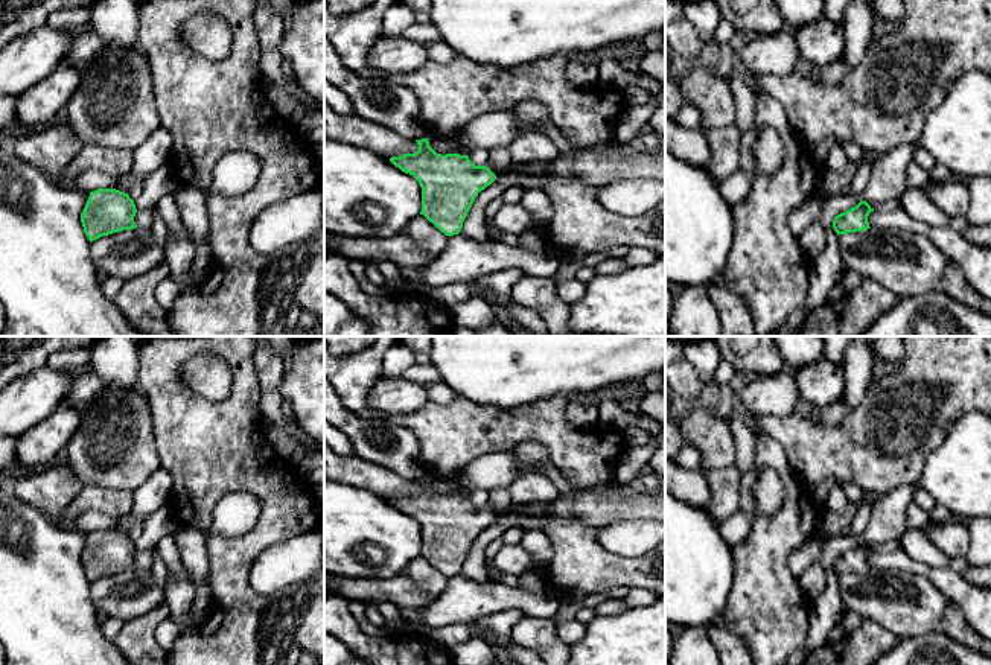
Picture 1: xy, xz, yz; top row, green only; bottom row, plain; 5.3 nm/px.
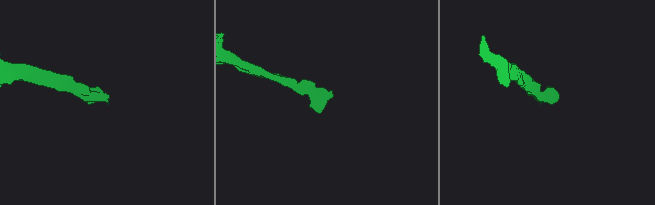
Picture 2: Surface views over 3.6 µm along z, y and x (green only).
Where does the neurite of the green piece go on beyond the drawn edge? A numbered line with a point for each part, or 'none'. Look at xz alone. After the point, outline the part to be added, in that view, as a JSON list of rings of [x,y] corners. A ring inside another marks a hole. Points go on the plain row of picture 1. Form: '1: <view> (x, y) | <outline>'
1: xz (512, 507) | [[[511,504],[510,507],[507,507],[504,510],[496,510],[496,508],[490,507],[490,505],[486,505],[486,508],[489,508],[496,517],[499,517],[499,516],[502,516],[505,513],[516,511],[519,508],[519,505]]]

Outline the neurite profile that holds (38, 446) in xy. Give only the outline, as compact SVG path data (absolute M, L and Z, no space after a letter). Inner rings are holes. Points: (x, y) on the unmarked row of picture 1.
M59 405L52 415L18 437L17 463L24 469L52 466L65 449L87 411L87 406Z

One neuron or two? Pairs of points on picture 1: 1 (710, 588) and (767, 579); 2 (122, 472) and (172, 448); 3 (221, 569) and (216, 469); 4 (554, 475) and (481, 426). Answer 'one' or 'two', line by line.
1: two
2: two
3: one
4: two

